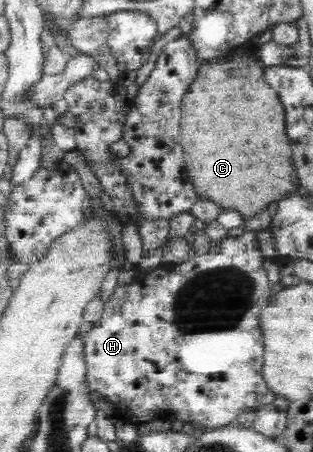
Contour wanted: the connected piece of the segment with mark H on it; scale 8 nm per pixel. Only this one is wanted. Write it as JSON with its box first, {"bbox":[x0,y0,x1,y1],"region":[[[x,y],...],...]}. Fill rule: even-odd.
{"bbox":[82,231,276,431],"region":[[[244,231],[240,236],[225,238],[223,250],[221,250],[221,241],[218,241],[217,246],[213,246],[211,252],[207,252],[203,256],[195,255],[195,258],[176,265],[160,265],[135,282],[115,286],[111,298],[104,304],[101,318],[93,323],[93,328],[89,332],[82,335],[83,355],[86,361],[85,378],[89,391],[99,392],[107,402],[113,405],[118,421],[139,425],[143,424],[145,420],[151,421],[159,418],[170,422],[181,420],[181,422],[193,422],[197,427],[203,426],[206,431],[233,424],[234,422],[231,420],[236,419],[241,412],[257,410],[263,404],[274,403],[276,395],[269,390],[265,379],[261,376],[264,357],[257,316],[269,296],[267,273],[261,267],[263,259],[258,250],[255,231]]]}

